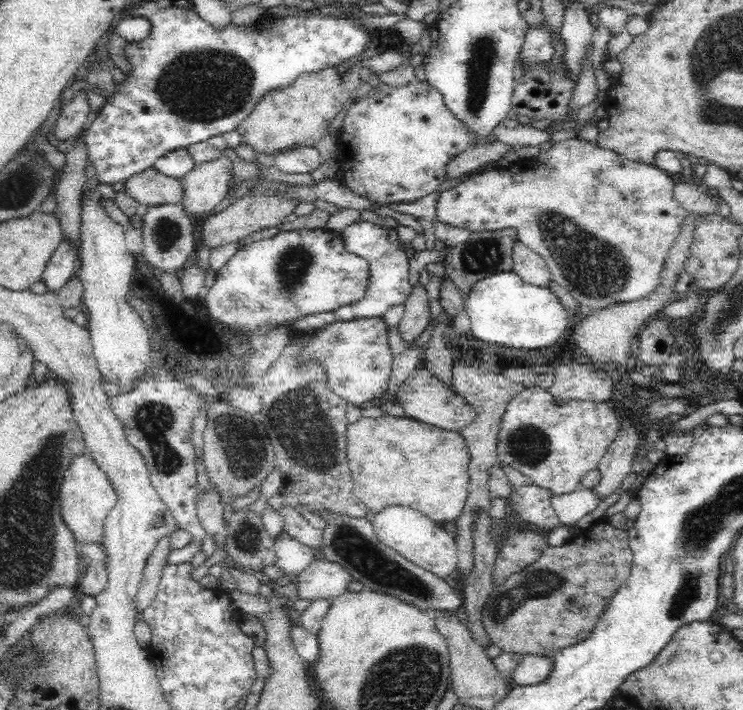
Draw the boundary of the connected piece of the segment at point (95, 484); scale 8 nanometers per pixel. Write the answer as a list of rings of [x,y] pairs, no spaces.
[[[78,454],[69,462],[68,470],[63,474],[62,488],[60,488],[60,502],[62,518],[72,530],[76,544],[80,542],[96,542],[103,540],[103,526],[105,518],[117,504],[117,495],[108,480],[108,475],[100,469],[94,459]]]

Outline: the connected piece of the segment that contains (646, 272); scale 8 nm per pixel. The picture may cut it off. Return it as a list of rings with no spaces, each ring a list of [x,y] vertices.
[[[578,137],[564,138],[563,141],[556,142],[555,145],[547,143],[537,158],[512,163],[507,167],[492,168],[488,171],[479,172],[465,181],[445,186],[441,190],[436,203],[436,215],[438,221],[442,223],[458,228],[466,228],[472,232],[516,229],[518,241],[529,246],[538,256],[544,259],[552,275],[552,279],[560,284],[560,286],[564,286],[578,302],[582,303],[583,309],[600,310],[600,308],[606,308],[606,306],[612,304],[640,301],[640,298],[648,297],[658,288],[660,284],[660,272],[664,268],[668,252],[672,248],[675,238],[678,238],[681,225],[688,214],[679,203],[675,202],[674,186],[672,177],[653,164],[627,159],[625,156],[617,154],[616,151],[604,149],[604,146],[596,145],[596,142],[584,141],[578,139]]]

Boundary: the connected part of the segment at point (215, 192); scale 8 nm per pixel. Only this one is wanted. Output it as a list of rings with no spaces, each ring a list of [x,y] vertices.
[[[225,153],[212,159],[212,162],[201,163],[190,169],[181,179],[184,189],[184,199],[181,203],[188,216],[200,221],[204,216],[210,216],[216,205],[228,195],[228,182],[232,178],[232,162]]]

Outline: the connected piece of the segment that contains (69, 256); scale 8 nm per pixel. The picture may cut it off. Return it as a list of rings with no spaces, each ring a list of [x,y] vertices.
[[[69,240],[60,242],[42,273],[41,281],[50,292],[58,293],[64,283],[75,276],[76,259],[80,255],[77,254],[77,246],[70,244]]]

